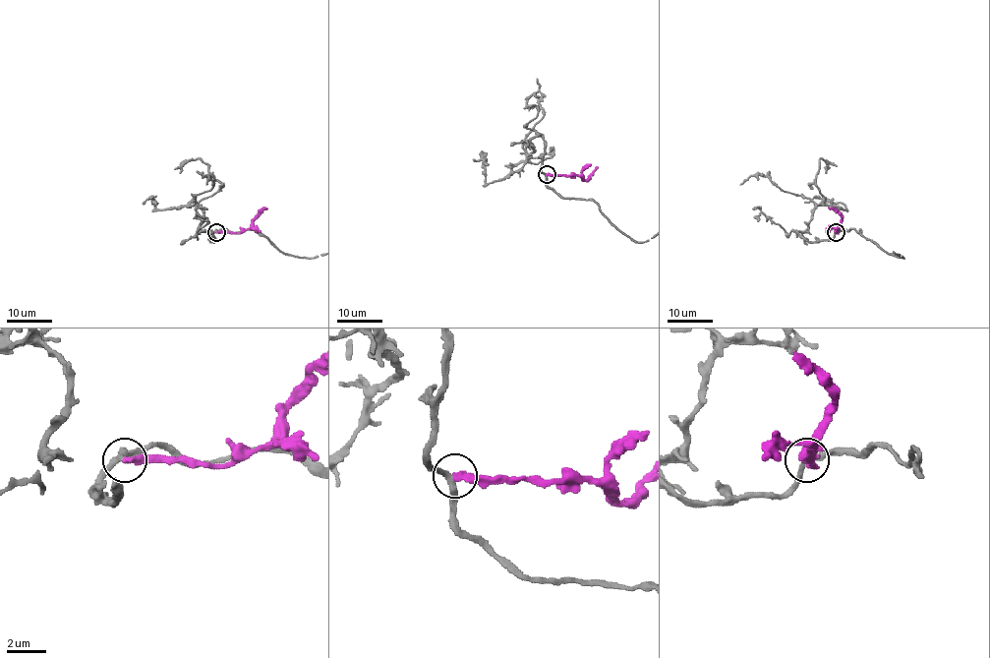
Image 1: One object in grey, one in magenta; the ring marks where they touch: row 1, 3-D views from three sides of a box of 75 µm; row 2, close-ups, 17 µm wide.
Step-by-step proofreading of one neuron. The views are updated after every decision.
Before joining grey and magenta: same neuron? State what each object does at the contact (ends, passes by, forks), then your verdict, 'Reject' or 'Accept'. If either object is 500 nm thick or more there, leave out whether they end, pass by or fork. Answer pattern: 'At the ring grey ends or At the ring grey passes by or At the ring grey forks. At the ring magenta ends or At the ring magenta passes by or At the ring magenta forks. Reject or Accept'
At the ring grey passes by. At the ring magenta ends. Reject

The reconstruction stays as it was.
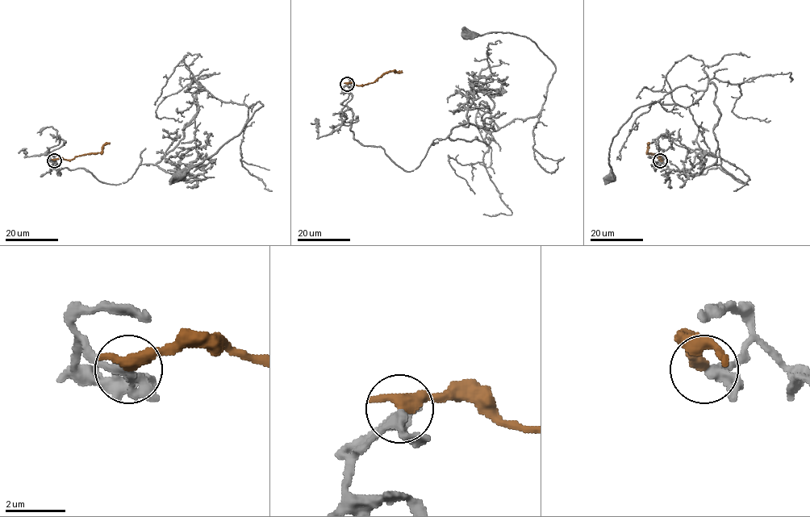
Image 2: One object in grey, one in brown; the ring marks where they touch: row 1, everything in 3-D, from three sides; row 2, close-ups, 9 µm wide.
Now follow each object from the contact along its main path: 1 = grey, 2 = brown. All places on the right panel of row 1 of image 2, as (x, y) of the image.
1: (660, 160), (748, 185), (714, 164), (711, 82), (689, 106), (637, 107), (612, 137), (609, 177)
2: (660, 160), (658, 156), (648, 152), (649, 143)

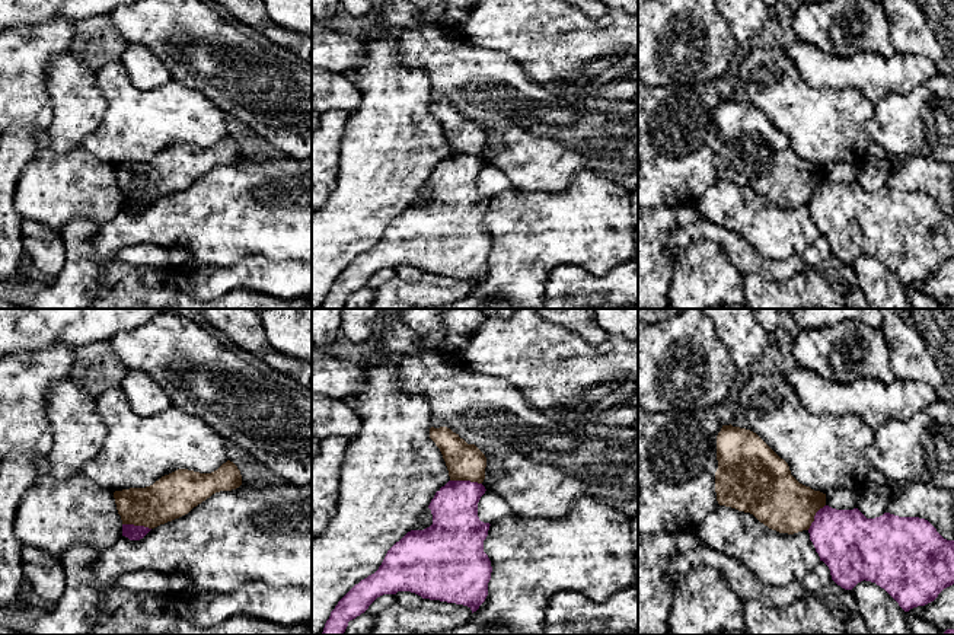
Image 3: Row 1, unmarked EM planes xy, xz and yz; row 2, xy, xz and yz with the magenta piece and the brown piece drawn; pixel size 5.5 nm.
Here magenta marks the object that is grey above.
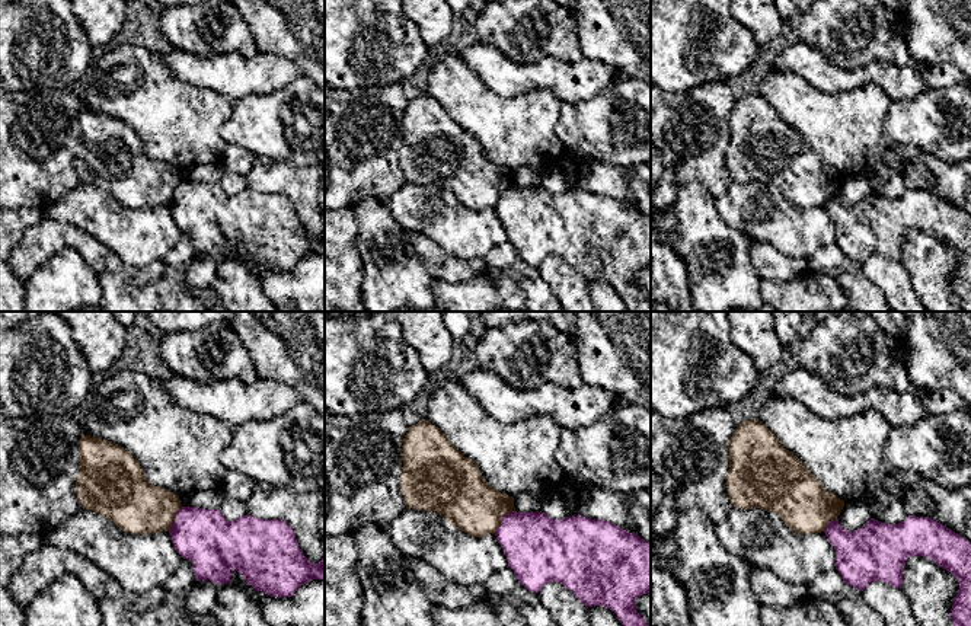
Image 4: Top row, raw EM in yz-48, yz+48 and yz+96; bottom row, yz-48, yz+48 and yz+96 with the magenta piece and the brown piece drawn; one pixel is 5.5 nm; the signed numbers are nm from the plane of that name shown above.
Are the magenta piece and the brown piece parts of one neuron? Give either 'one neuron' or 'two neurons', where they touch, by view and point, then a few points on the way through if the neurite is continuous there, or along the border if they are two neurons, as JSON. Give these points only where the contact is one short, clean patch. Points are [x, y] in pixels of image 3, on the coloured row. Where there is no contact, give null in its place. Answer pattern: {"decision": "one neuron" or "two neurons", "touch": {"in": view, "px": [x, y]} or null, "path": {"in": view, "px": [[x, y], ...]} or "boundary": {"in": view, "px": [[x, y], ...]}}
{"decision": "two neurons", "touch": {"in": "xz", "px": [466, 481]}, "boundary": {"in": "xz", "px": [[450, 479], [469, 479], [481, 484]]}}

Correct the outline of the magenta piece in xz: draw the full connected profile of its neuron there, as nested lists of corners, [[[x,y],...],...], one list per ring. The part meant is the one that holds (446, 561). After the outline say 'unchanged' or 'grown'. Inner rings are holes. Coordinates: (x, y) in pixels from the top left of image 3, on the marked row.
[[[449,481],[441,486],[428,508],[433,524],[424,530],[411,530],[386,553],[379,569],[355,584],[331,612],[322,635],[344,635],[348,622],[364,613],[383,594],[411,591],[422,599],[468,606],[472,613],[488,596],[491,561],[484,552],[489,523],[478,517],[478,502],[485,486],[470,481]]]; unchanged

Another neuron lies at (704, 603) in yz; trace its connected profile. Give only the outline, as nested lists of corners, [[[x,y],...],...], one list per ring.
[[[698,565],[677,578],[669,632],[712,635],[717,631],[744,631],[743,600],[720,571]]]

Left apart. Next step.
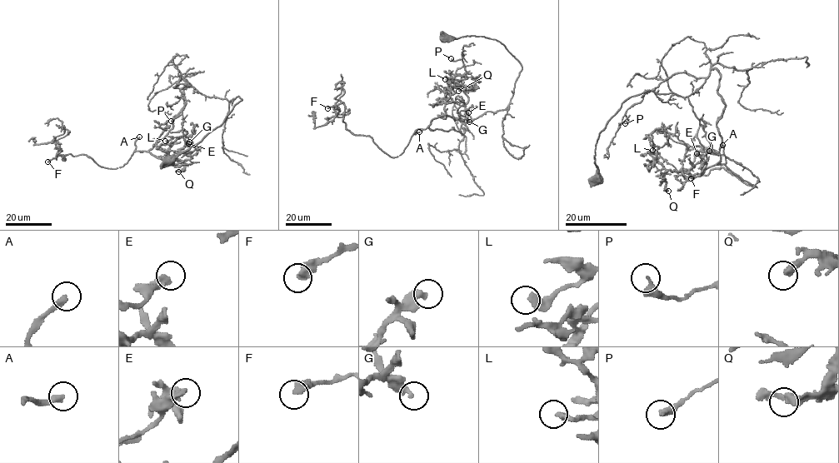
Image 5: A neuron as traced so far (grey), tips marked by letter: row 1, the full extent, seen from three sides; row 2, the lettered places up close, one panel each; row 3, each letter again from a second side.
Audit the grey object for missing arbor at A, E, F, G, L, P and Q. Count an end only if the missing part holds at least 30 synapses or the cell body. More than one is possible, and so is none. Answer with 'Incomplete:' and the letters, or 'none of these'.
Incomplete: A, G

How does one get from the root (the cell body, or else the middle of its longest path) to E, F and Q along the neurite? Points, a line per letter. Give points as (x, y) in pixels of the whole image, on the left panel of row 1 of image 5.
E: (167, 162), (218, 127), (242, 99), (207, 97), (186, 80), (184, 107), (149, 151), (167, 159), (188, 143)
F: (167, 162), (242, 99), (207, 97), (186, 80), (172, 127), (122, 166), (82, 154), (47, 161)
Q: (167, 162), (218, 127), (239, 97), (207, 97), (186, 80), (184, 107), (149, 150), (192, 161), (178, 171)

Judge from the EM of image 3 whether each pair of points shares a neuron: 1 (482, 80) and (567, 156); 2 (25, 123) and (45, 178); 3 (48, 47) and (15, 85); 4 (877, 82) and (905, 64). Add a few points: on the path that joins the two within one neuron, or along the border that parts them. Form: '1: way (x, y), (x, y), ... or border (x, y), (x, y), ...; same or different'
1: way (503, 99), (511, 108), (517, 108), (546, 137); same
2: border (44, 144), (24, 168), (18, 179); different
3: way (40, 56), (22, 76); same
4: way (884, 76), (897, 72); same

